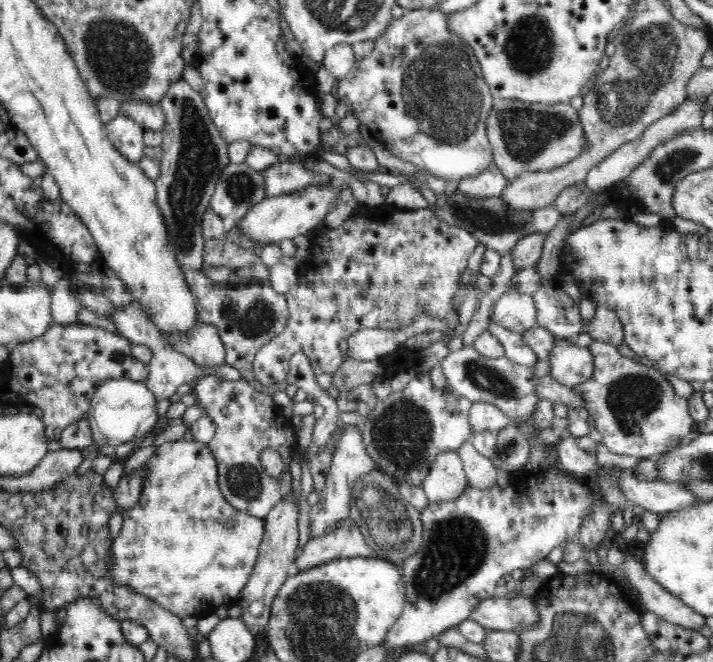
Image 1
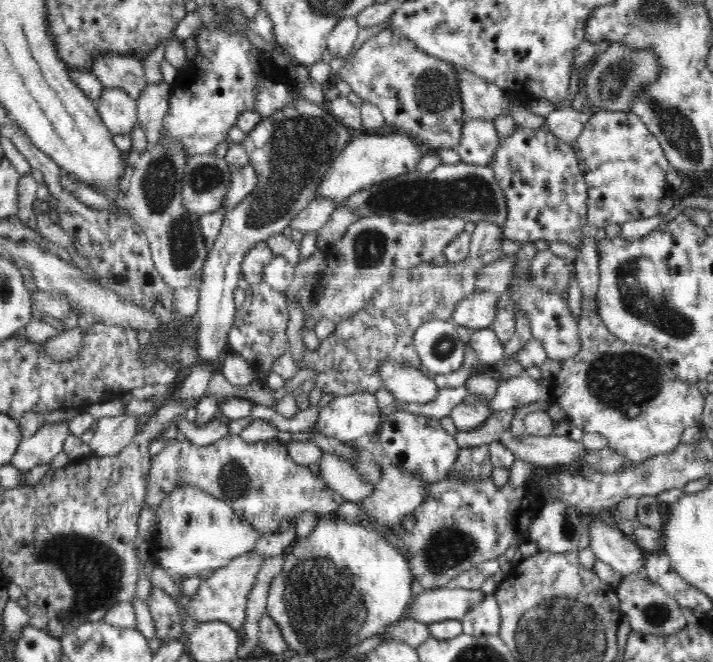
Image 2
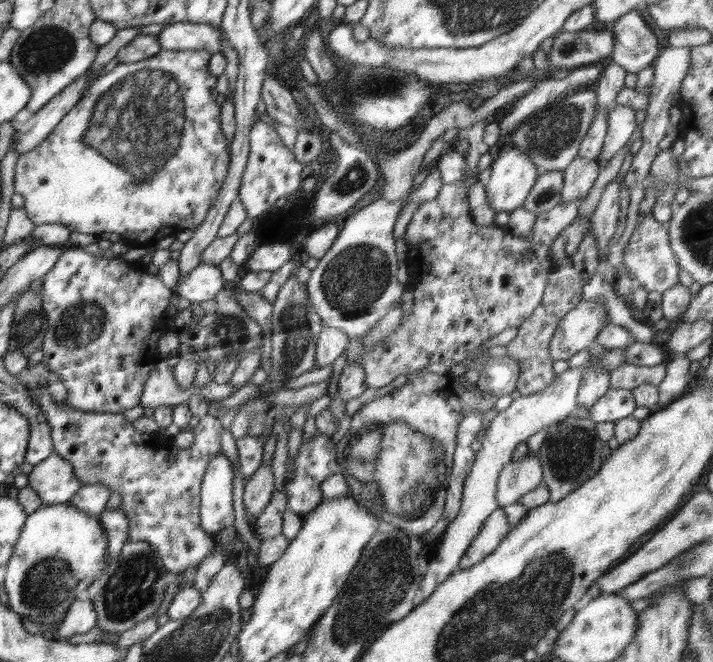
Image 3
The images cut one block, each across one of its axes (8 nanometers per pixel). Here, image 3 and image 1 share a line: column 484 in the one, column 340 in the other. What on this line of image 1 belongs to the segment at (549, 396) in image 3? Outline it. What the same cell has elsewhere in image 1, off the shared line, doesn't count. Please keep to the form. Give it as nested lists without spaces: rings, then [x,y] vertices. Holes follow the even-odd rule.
[[[348,426],[348,428],[343,428],[340,440],[338,440],[338,444],[334,448],[325,486],[320,492],[321,498],[316,506],[310,507],[309,529],[310,538],[312,539],[332,530],[340,521],[350,518],[351,490],[356,479],[376,469],[374,459],[368,455],[368,451],[363,445],[362,432],[356,427]]]

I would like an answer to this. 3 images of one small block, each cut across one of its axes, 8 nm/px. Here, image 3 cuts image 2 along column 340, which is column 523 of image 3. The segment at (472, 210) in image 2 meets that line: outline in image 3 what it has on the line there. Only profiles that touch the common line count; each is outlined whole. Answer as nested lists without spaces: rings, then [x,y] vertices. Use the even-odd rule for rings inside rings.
[[[554,170],[540,175],[528,196],[524,199],[523,207],[528,212],[540,214],[548,212],[561,203],[563,189],[563,172]]]

